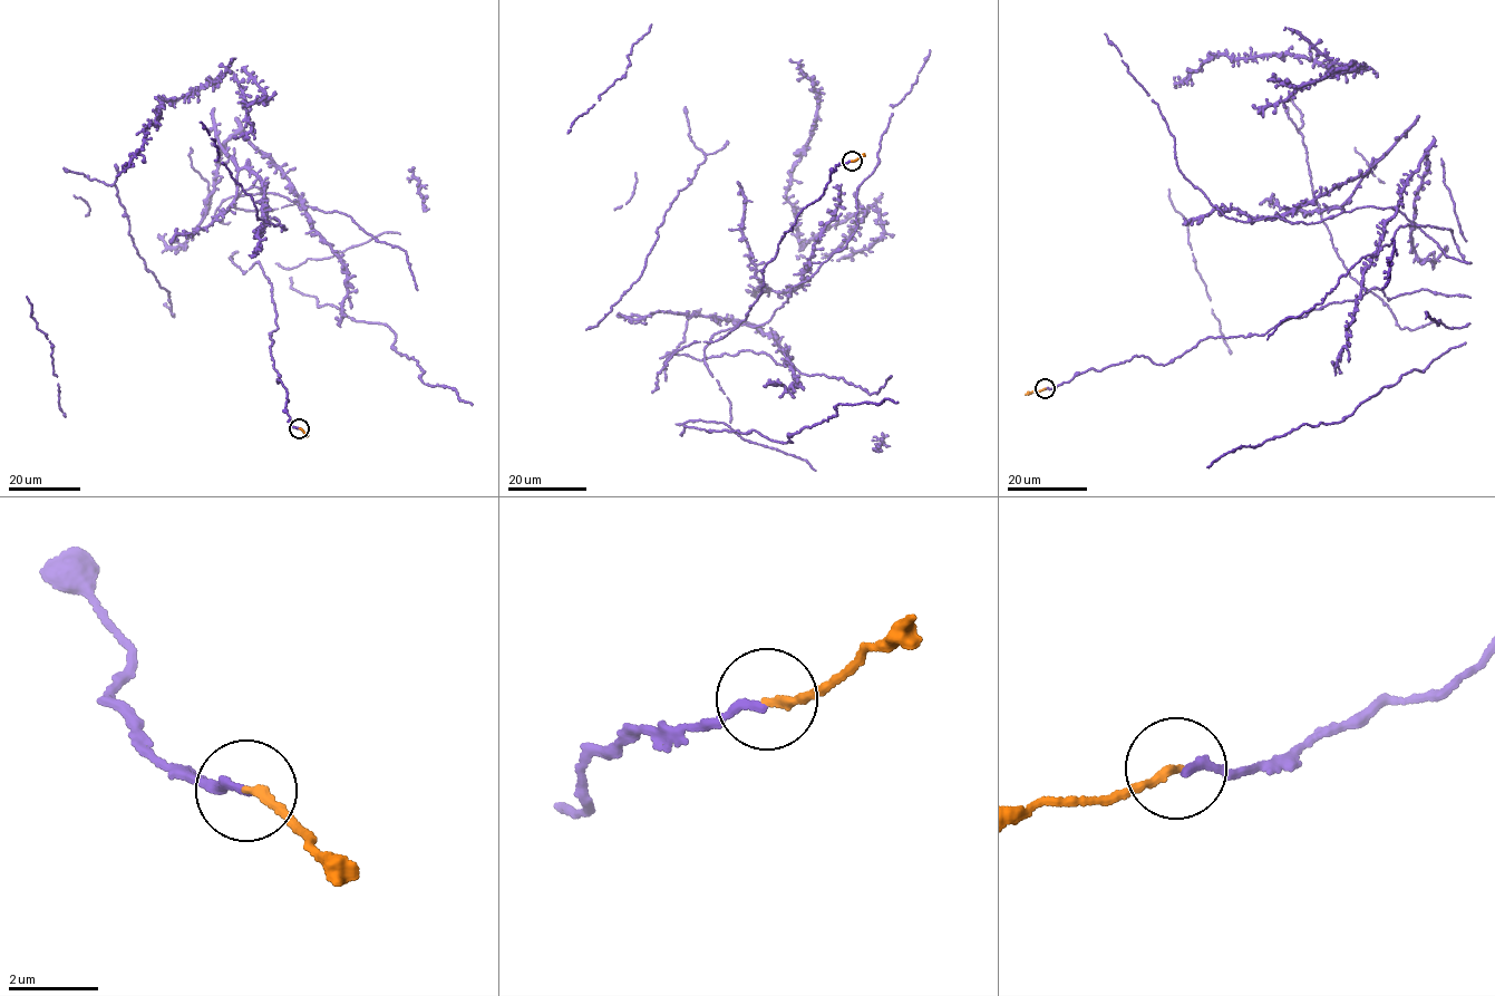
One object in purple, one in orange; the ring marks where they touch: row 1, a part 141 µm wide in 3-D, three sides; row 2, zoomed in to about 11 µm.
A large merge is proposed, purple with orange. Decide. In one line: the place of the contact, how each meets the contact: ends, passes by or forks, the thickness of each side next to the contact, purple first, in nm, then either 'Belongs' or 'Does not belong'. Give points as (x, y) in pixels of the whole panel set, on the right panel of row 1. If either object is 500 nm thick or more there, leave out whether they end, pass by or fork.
Place: (1045, 388). At the ring purple ends. At the ring orange ends. Thickness 170 nm (purple) against 180 nm. Belongs

